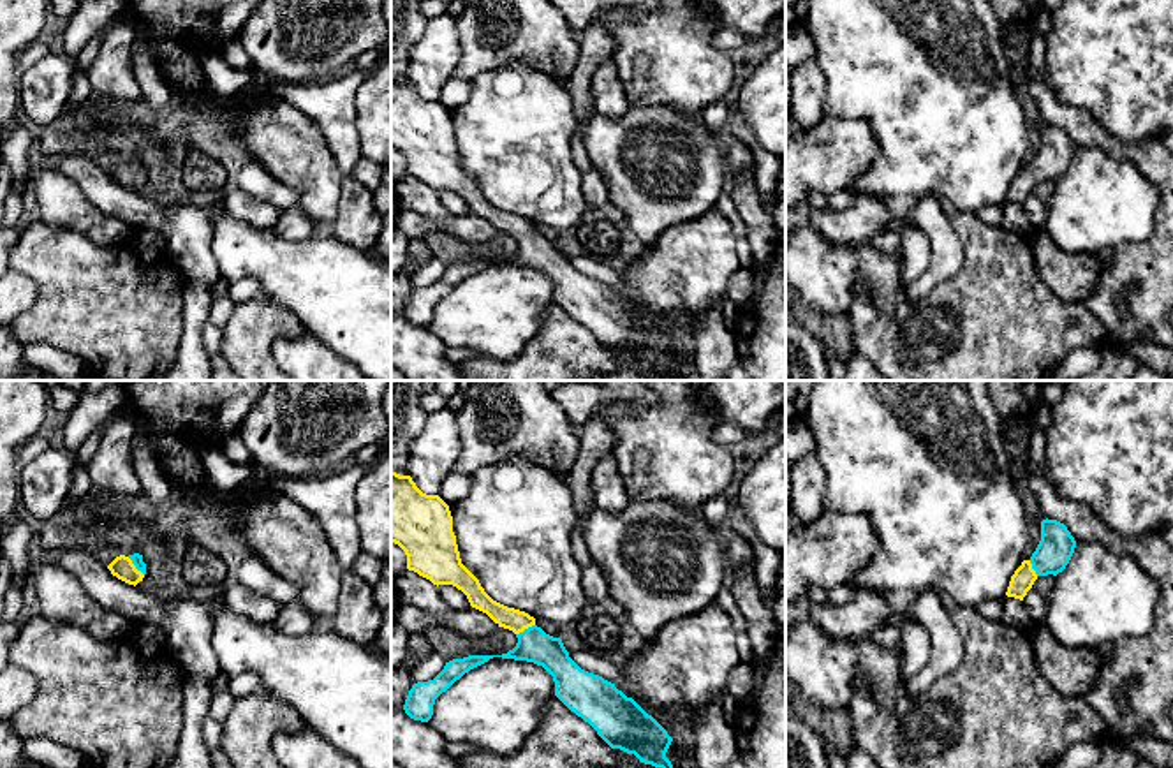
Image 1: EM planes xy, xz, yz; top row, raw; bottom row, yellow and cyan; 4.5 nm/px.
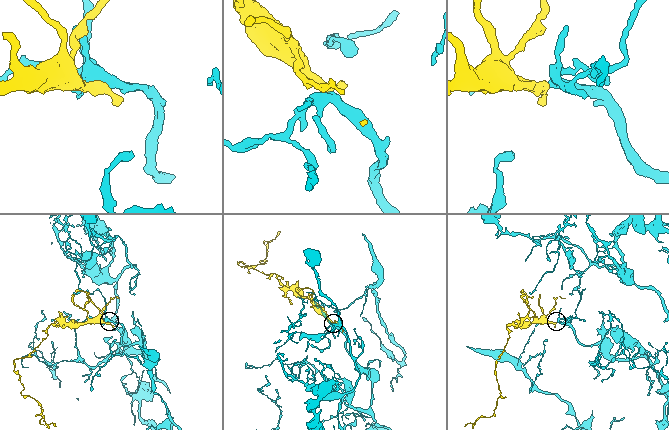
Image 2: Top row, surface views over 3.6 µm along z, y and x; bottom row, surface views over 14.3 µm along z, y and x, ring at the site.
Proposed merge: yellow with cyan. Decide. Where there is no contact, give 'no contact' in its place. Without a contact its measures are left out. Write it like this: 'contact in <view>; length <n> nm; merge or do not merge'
contact in xy; length 120 nm; merge

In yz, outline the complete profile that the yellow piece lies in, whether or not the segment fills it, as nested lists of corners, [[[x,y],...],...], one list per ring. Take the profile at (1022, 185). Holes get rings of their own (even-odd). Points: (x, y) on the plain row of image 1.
[[[1057,125],[1041,127],[1041,146],[1029,166],[1011,181],[1006,201],[1023,206],[1039,181],[1057,181],[1066,174],[1076,153],[1067,132]]]

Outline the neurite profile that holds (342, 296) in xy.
[[[222,203],[206,208],[211,250],[227,282],[254,277],[261,291],[289,310],[301,328],[352,363],[370,380],[391,380],[391,270],[338,238],[317,233],[289,241],[275,229],[257,229],[234,218]]]

